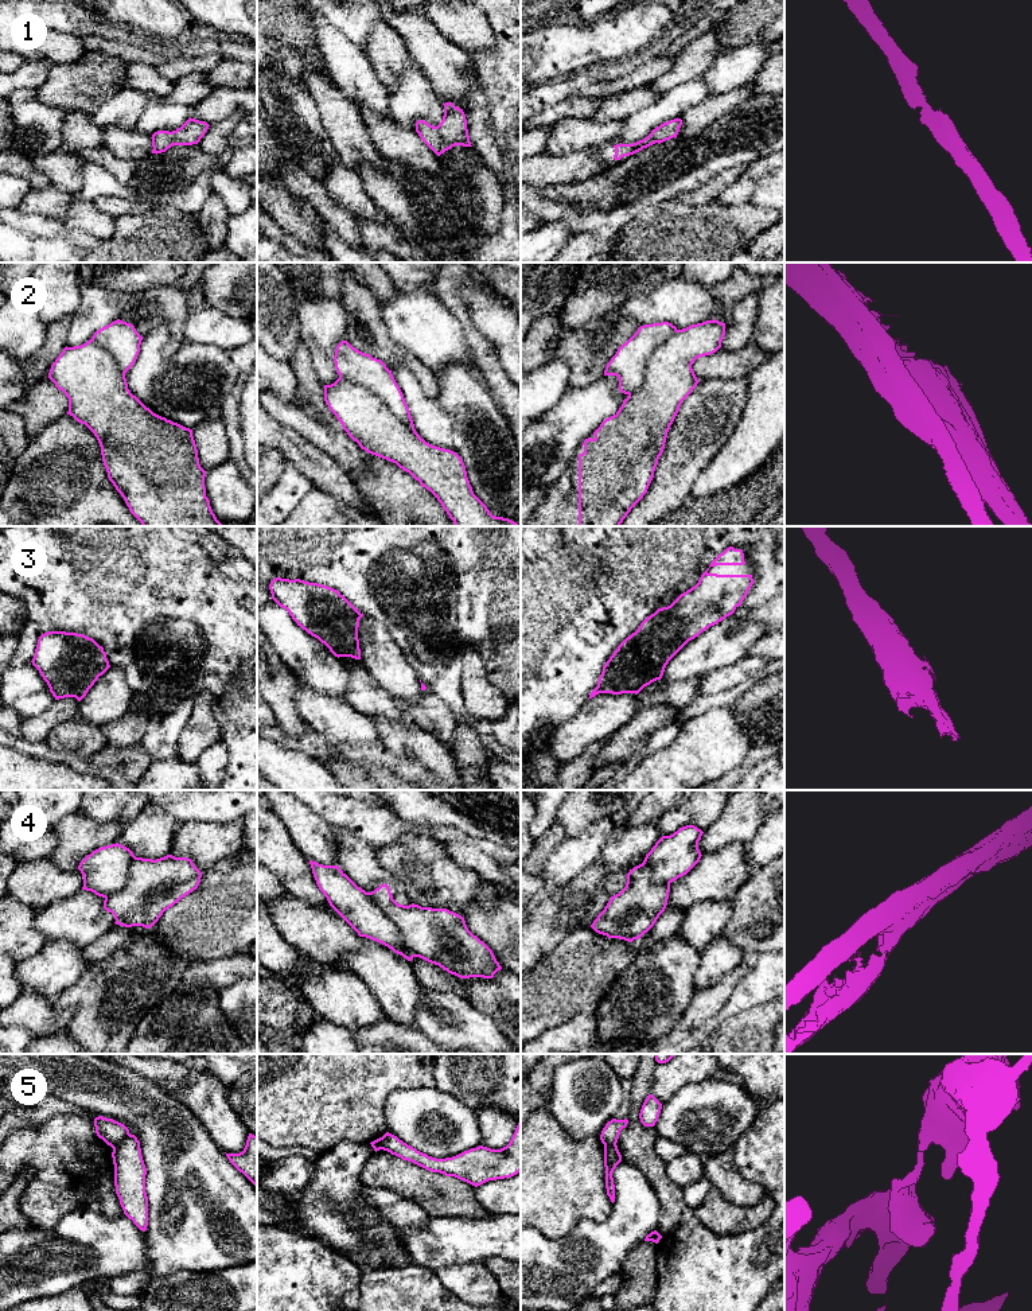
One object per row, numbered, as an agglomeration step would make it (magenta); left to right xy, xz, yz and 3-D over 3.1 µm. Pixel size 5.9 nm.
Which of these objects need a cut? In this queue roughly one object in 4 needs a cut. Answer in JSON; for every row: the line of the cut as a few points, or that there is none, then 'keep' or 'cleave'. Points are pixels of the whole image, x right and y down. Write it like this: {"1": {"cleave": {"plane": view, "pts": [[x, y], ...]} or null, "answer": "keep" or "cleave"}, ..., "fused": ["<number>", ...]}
{"1": {"cleave": null, "answer": "keep"}, "2": {"cleave": {"plane": "xz", "pts": [[339, 376], [373, 392], [415, 431]]}, "answer": "cleave"}, "3": {"cleave": {"plane": "xz", "pts": [[349, 603], [351, 615], [346, 626], [349, 637], [357, 640]]}, "answer": "cleave"}, "4": {"cleave": {"plane": "xz", "pts": [[366, 893], [396, 926], [404, 944], [416, 956]]}, "answer": "cleave"}, "5": {"cleave": {"plane": "xy", "pts": [[129, 1134], [113, 1148]]}, "answer": "cleave"}, "fused": ["2", "3", "4", "5"]}

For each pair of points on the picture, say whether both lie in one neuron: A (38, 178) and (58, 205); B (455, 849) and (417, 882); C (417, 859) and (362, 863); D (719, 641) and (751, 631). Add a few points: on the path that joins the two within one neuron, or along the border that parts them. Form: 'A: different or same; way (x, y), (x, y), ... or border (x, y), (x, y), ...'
A: different; border (49, 183), (31, 189)
B: different; border (444, 844), (448, 854), (459, 864), (475, 872)
C: different; border (374, 848), (377, 860), (401, 884)
D: same; way (727, 641), (743, 633)

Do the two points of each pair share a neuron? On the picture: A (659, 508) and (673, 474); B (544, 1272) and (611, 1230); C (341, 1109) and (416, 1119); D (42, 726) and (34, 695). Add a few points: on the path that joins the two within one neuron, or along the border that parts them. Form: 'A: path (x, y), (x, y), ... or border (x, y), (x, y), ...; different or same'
A: path (659, 500), (673, 482); same
B: path (560, 1272), (581, 1260), (595, 1247); same
C: border (402, 1088), (396, 1088), (385, 1100), (386, 1131); different
D: border (55, 700), (42, 712), (23, 719); different

